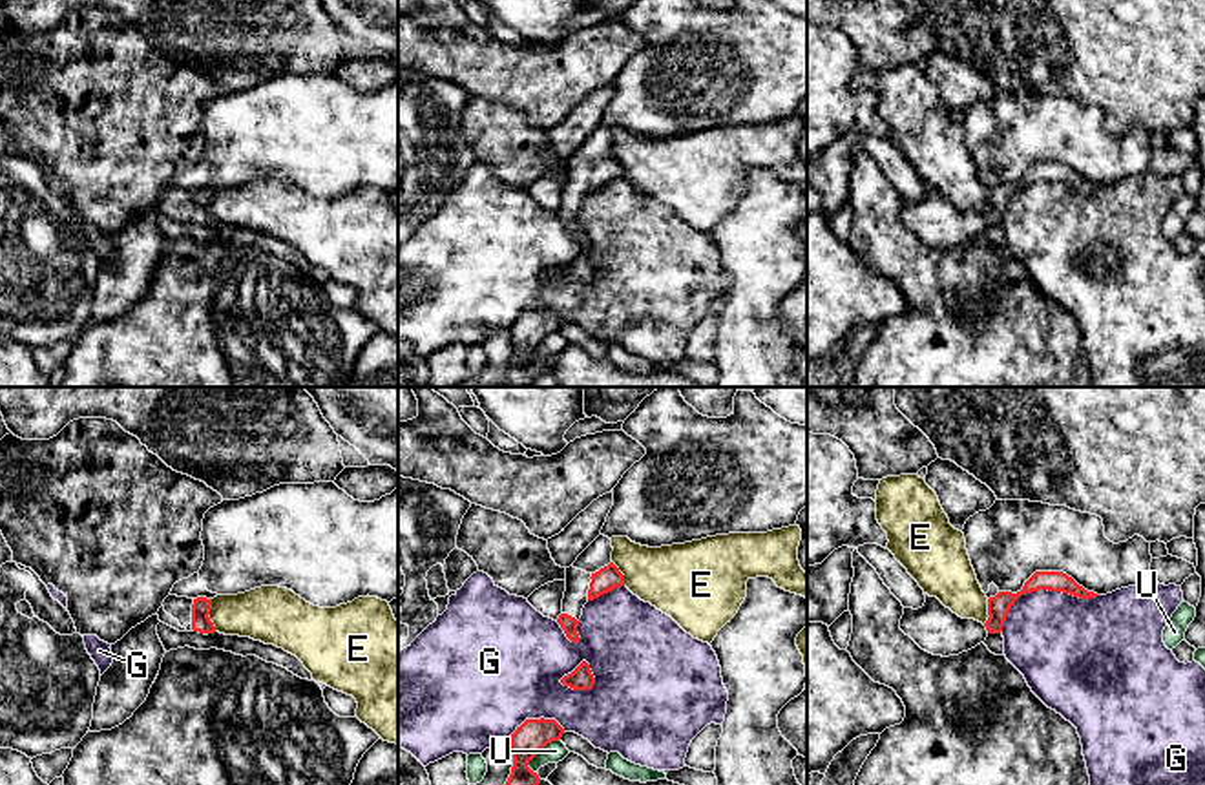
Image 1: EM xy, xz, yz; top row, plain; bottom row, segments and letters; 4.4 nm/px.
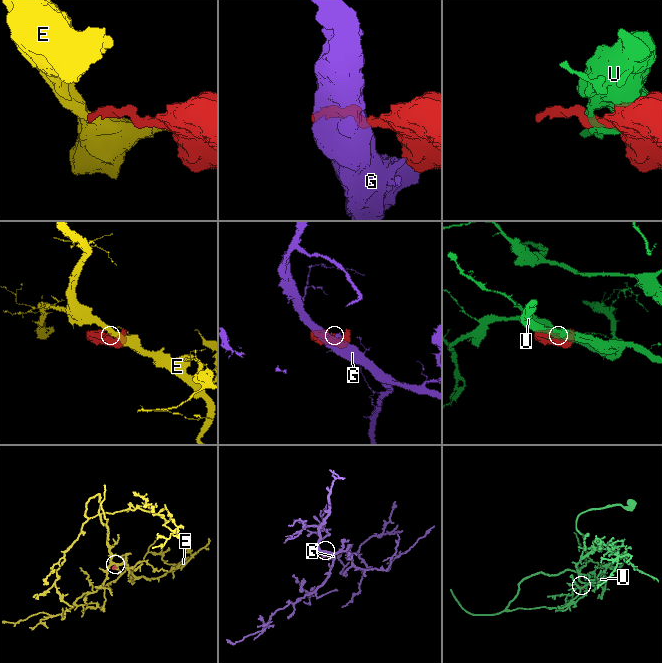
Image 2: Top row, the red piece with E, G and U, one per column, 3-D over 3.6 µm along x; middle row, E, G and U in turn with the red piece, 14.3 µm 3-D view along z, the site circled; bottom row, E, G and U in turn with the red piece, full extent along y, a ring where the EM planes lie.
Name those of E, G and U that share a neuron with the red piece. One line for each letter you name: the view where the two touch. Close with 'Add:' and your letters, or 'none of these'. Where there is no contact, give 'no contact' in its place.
Add: none of these

